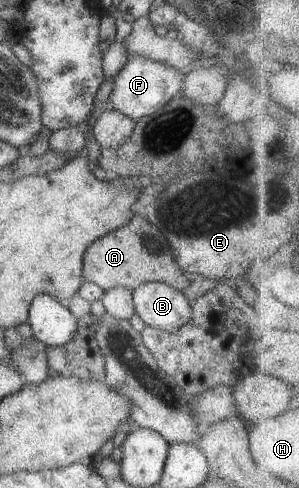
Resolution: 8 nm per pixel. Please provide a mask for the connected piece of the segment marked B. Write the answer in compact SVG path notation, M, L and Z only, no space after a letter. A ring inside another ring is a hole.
M148 281L133 289L133 303L146 325L164 332L176 332L193 315L192 301L182 291L158 281Z

